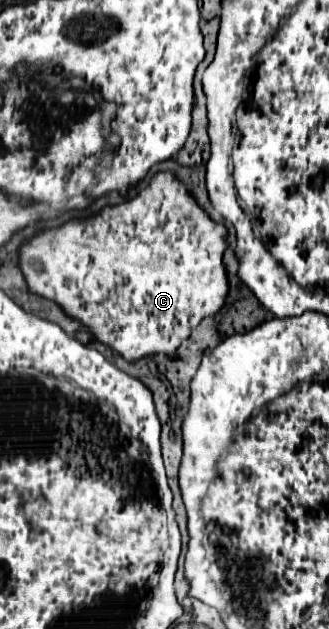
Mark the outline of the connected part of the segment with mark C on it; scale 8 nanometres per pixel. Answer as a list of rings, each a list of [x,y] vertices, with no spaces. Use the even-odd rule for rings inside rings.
[[[159,172],[152,179],[148,187],[142,190],[138,196],[132,199],[133,202],[121,204],[121,206],[105,206],[101,214],[89,220],[71,220],[63,224],[61,228],[45,230],[37,234],[33,240],[29,240],[21,248],[21,270],[25,274],[25,280],[31,288],[31,292],[41,294],[53,302],[57,302],[71,318],[77,318],[81,324],[85,324],[99,342],[111,346],[115,352],[119,352],[125,360],[137,360],[147,354],[171,354],[171,350],[177,350],[177,346],[191,334],[191,330],[209,314],[215,314],[225,300],[227,294],[227,276],[225,276],[225,266],[223,266],[223,252],[225,252],[225,226],[215,224],[189,196],[187,188],[173,178],[169,172]]]

